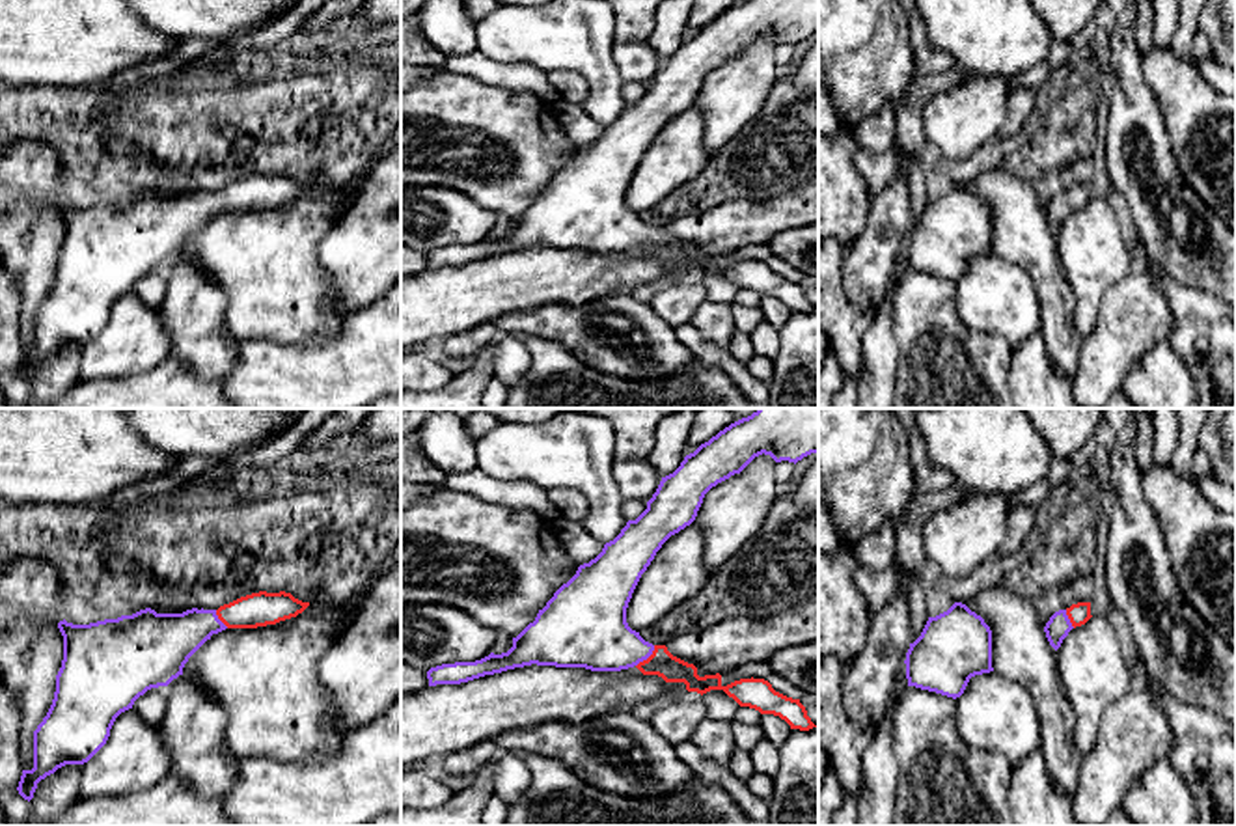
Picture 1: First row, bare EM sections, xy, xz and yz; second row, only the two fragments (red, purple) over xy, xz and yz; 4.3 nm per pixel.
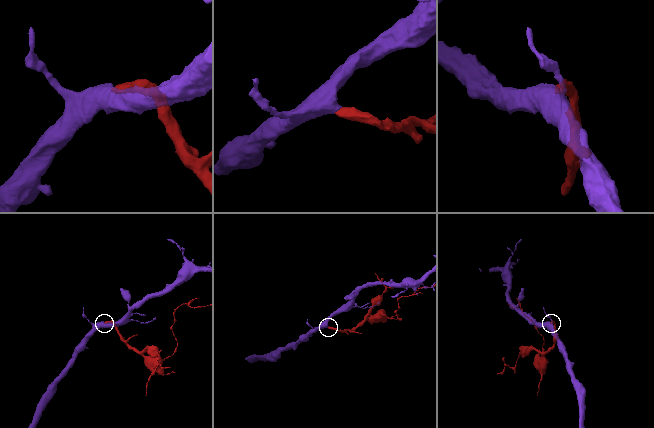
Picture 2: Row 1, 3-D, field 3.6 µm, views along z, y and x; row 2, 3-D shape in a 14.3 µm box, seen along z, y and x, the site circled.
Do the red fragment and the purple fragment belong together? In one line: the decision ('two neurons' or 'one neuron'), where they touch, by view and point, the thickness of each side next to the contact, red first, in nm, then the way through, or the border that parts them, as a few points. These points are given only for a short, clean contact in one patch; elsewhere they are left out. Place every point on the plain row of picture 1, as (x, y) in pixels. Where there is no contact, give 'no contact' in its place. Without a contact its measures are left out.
one neuron; contact xz (649, 239); calibres 110 and 280 nm; way xz (660, 245), (649, 239), (610, 228), (595, 219)

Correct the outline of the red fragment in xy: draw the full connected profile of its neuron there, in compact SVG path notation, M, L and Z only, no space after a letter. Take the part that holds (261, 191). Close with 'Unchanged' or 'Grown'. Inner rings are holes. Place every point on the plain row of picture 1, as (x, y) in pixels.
M252 175L218 192L186 192L157 196L151 190L117 201L89 207L58 205L63 218L63 242L56 257L56 274L43 304L34 313L34 351L22 352L19 377L32 382L37 365L65 347L88 345L108 323L116 300L132 291L134 283L151 270L168 268L183 257L188 241L213 216L226 211L257 211L296 200L309 185L291 175Z. Grown

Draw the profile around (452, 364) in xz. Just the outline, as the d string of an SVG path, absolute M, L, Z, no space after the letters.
M431 347L429 351L453 377L475 365L475 356L446 356L438 351L438 347Z

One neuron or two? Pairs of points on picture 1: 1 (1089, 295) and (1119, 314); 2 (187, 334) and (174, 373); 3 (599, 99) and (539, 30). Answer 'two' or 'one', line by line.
1: two
2: two
3: one

